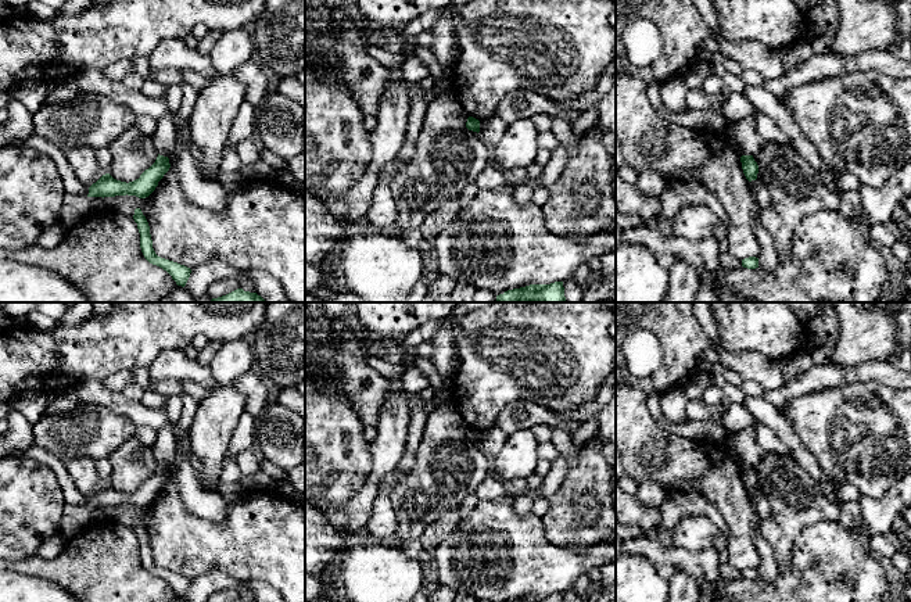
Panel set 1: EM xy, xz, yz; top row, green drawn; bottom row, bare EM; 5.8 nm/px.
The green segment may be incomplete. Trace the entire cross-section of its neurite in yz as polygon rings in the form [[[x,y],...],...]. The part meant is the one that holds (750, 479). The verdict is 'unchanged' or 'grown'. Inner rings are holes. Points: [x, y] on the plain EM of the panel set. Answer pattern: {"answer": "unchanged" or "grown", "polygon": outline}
{"answer": "unchanged", "polygon": [[[742,466],[740,467],[742,480],[749,492],[757,490],[758,476],[754,472],[753,466]]]}

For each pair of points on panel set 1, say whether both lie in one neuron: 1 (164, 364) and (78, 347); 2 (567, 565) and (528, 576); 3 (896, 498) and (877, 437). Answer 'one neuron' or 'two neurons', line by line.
1: two neurons
2: one neuron
3: two neurons

